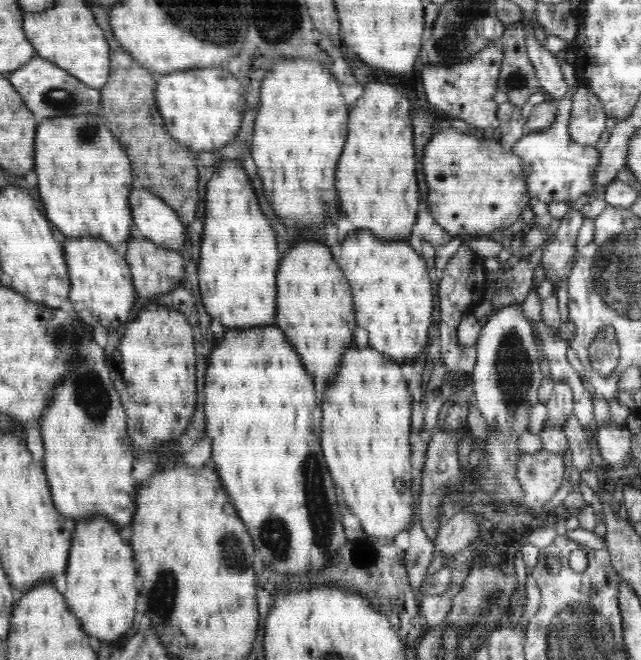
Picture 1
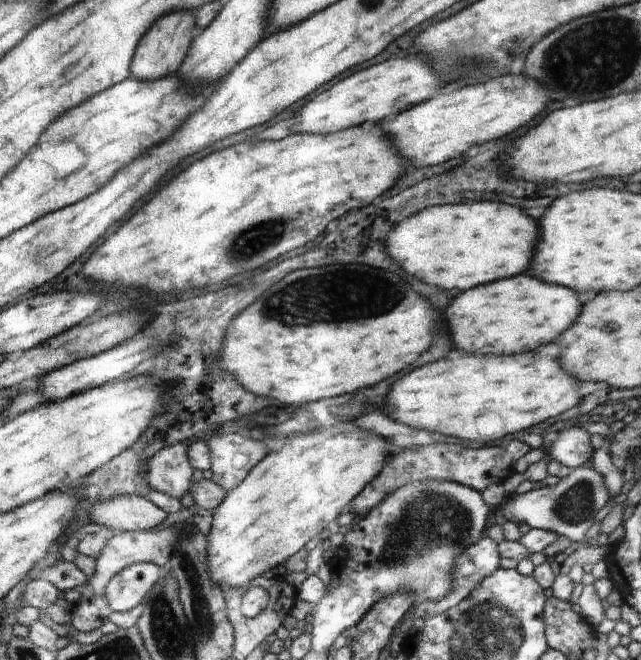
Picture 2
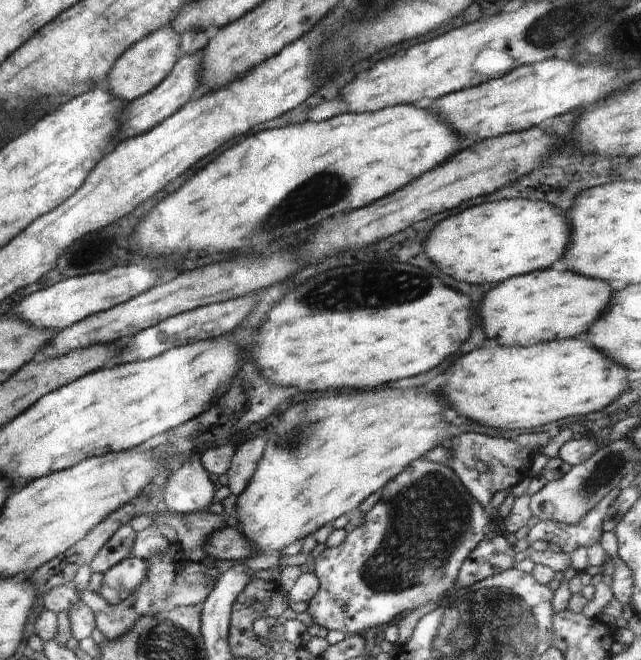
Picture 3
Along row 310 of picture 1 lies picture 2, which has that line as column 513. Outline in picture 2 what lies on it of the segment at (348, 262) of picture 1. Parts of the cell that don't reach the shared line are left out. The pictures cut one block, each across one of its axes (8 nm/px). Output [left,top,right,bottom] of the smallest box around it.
[390,354,578,444]

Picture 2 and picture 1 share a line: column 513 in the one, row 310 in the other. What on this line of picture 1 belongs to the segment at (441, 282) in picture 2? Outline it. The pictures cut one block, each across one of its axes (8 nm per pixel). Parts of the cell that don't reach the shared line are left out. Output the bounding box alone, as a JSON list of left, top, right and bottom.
[198,161,280,330]

